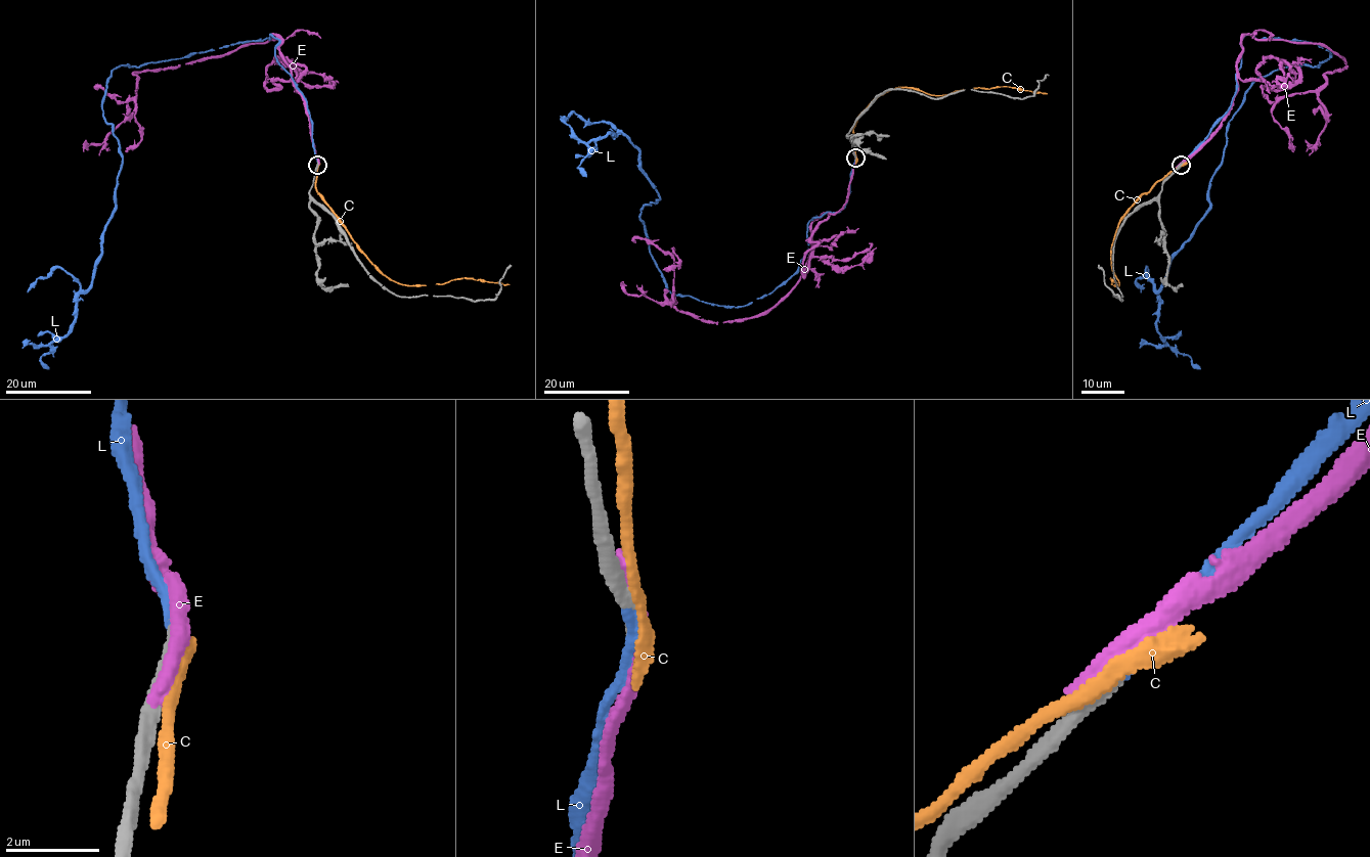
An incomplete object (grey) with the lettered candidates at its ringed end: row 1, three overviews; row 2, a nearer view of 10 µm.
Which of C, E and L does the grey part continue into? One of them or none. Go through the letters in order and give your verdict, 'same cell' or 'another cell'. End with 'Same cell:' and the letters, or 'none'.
C: another cell
E: another cell
L: same cell
Same cell: L

